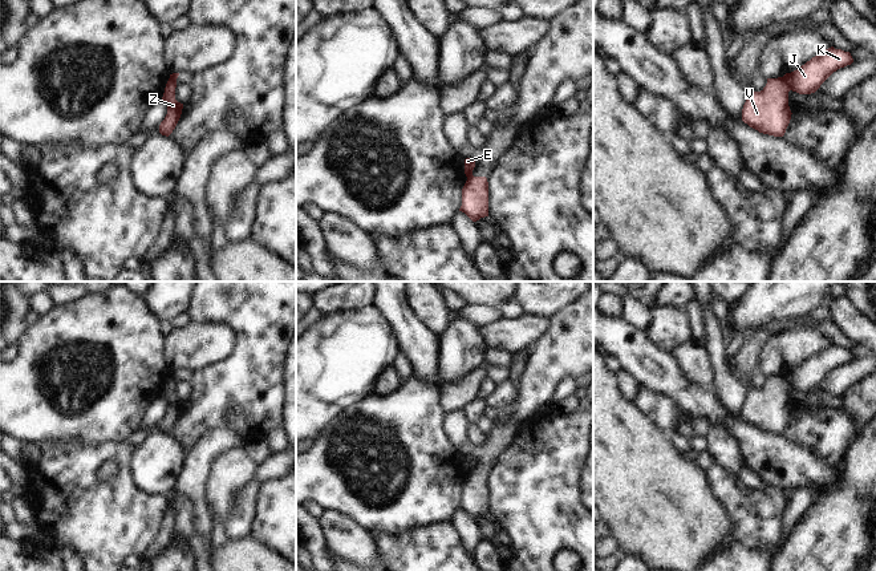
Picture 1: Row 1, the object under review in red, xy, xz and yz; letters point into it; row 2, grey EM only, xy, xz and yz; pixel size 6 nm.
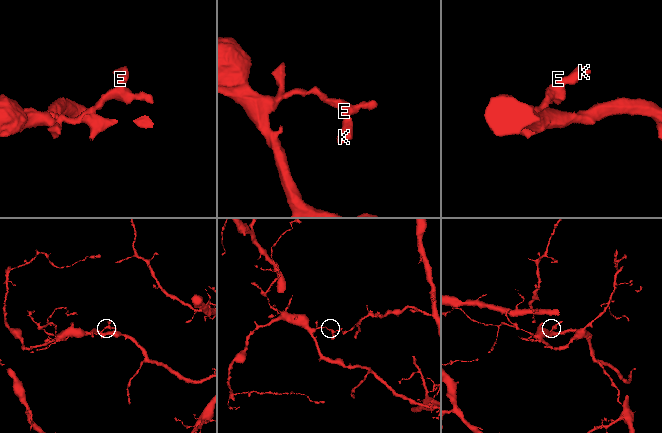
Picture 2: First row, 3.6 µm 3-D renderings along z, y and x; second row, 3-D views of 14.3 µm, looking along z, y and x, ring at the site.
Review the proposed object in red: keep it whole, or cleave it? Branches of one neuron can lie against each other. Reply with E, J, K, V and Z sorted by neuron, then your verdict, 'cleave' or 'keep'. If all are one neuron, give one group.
E V Z / J K; cleave

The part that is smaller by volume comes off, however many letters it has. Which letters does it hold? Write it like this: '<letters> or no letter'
J, K

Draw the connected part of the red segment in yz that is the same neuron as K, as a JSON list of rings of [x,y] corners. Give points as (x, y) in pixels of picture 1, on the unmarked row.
[[[831,344],[812,355],[799,367],[786,370],[783,376],[792,389],[811,392],[815,390],[834,369],[852,360],[853,356],[849,349]]]

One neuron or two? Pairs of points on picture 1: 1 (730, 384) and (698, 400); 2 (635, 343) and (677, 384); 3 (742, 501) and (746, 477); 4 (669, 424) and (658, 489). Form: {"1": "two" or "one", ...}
{"1": "two", "2": "one", "3": "two", "4": "two"}

